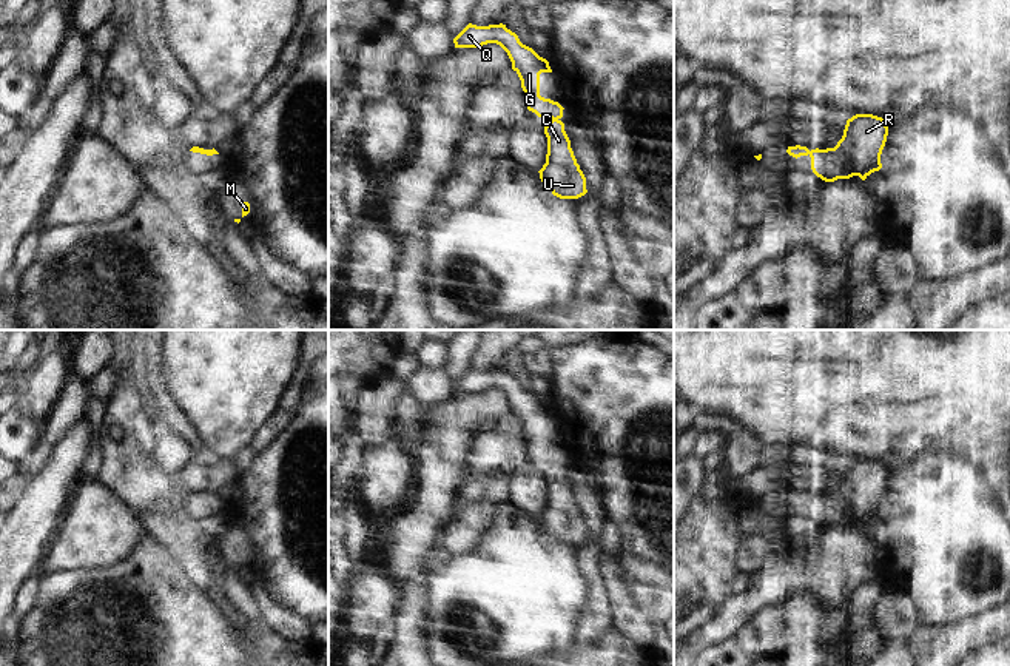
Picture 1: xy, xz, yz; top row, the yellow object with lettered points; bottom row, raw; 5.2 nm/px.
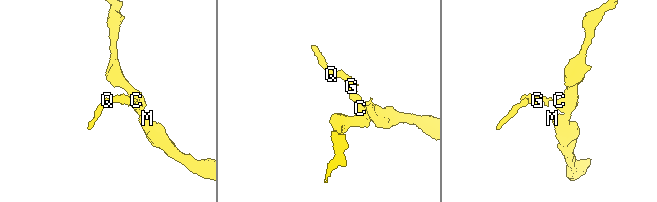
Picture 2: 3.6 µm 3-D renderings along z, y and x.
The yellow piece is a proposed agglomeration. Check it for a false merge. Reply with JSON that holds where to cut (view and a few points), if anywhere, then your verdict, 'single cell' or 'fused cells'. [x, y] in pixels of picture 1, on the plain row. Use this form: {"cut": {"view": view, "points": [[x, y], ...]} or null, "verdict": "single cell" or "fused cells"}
{"cut": null, "verdict": "single cell"}

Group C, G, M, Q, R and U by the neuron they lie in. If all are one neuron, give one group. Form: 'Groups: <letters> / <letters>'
Groups: C G M Q R U.

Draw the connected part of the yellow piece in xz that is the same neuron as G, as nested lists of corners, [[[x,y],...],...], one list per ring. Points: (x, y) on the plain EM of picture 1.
[[[469,368],[455,384],[455,393],[478,393],[487,388],[500,390],[509,401],[512,407],[512,415],[518,419],[521,426],[521,433],[524,436],[524,449],[529,456],[535,458],[538,462],[549,462],[550,466],[544,472],[544,479],[547,483],[547,500],[546,509],[538,516],[540,524],[544,532],[547,532],[554,541],[560,544],[578,544],[587,538],[586,523],[577,509],[574,496],[571,493],[571,486],[564,476],[564,469],[560,466],[563,462],[563,452],[558,447],[544,444],[540,441],[540,419],[552,418],[549,407],[540,402],[532,393],[523,390],[515,378],[506,373],[506,370],[489,370],[476,372]]]

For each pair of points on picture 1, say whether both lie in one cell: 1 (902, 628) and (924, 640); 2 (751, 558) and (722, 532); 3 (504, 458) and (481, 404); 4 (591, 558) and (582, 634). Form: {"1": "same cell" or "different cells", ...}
{"1": "different cells", "2": "different cells", "3": "different cells", "4": "same cell"}

